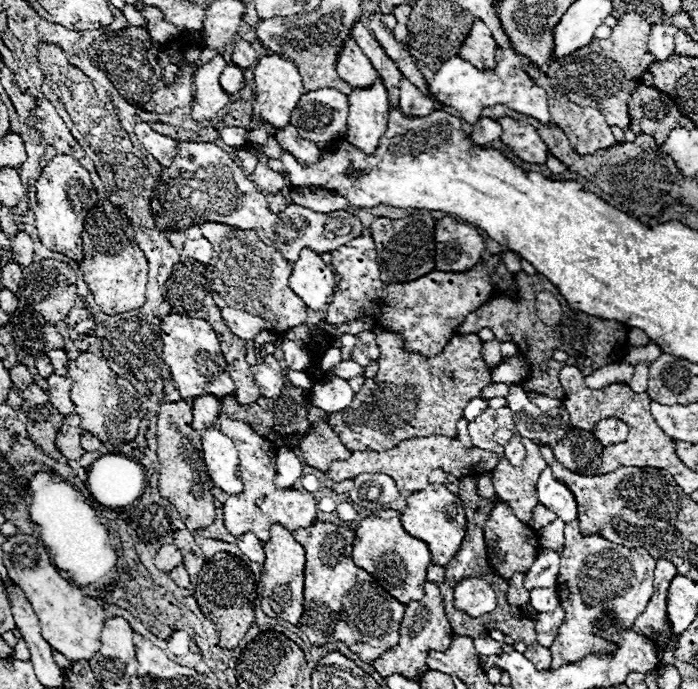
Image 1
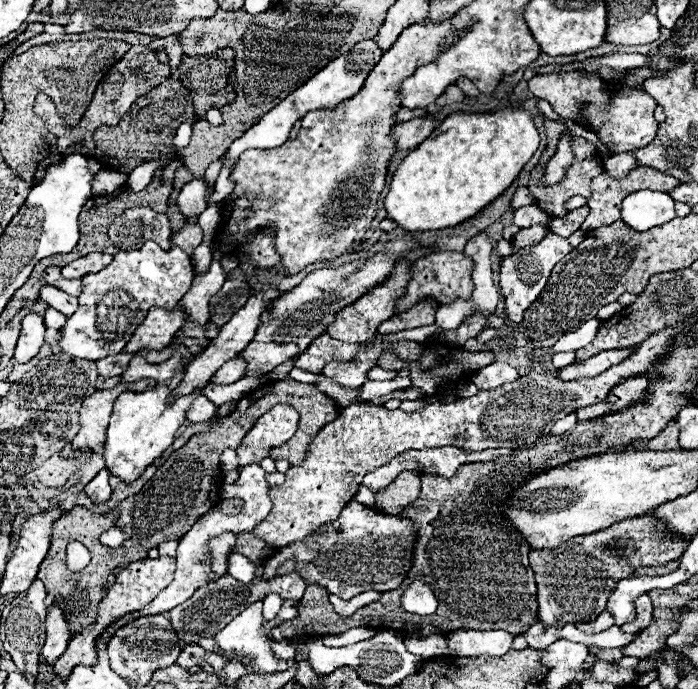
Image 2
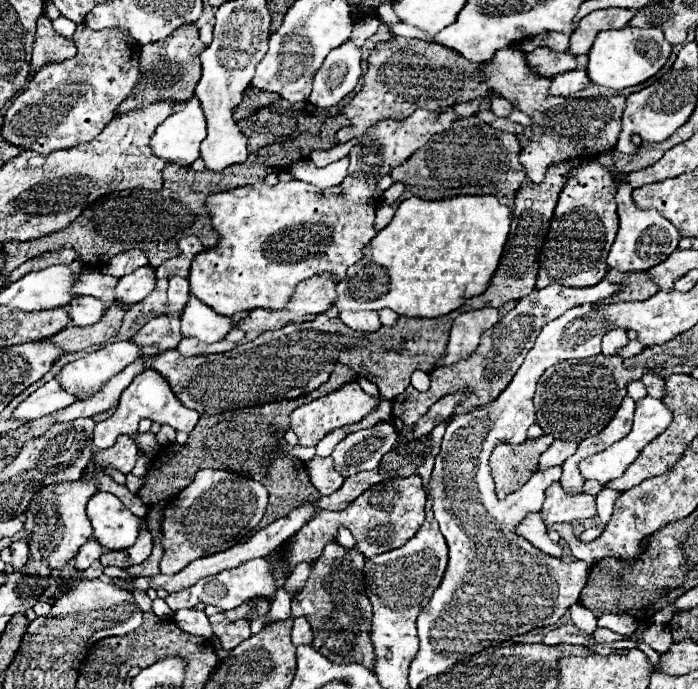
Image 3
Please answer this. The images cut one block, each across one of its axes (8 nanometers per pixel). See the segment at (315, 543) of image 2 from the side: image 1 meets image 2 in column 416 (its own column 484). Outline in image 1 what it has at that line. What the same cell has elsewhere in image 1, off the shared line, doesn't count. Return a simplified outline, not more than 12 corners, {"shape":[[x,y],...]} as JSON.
{"shape":[[496,504],[484,526],[496,574],[528,572],[538,534]]}

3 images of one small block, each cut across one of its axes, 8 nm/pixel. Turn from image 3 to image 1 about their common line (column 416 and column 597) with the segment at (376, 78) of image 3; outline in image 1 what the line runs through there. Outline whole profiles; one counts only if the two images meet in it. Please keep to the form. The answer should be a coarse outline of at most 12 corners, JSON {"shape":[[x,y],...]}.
{"shape":[[628,12],[608,40],[546,76],[572,102],[630,124],[628,100],[656,60],[650,24]]}

